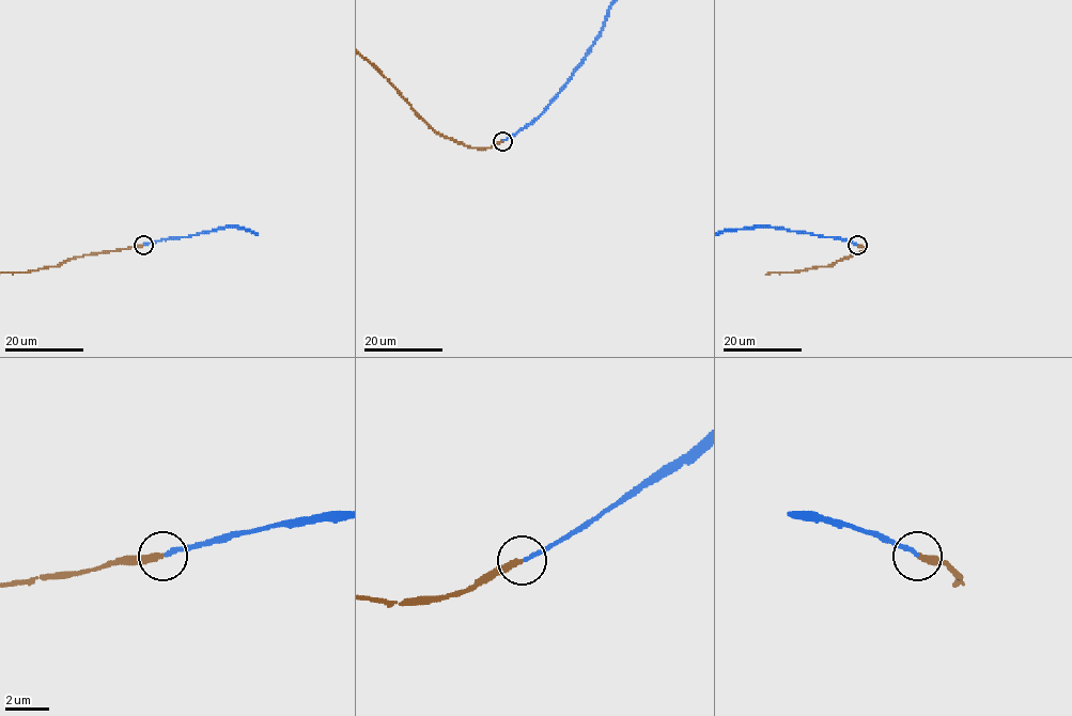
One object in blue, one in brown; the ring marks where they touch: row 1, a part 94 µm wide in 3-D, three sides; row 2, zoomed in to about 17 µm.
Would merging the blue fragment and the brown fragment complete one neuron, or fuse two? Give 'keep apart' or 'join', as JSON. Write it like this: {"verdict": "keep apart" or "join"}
{"verdict": "join"}

